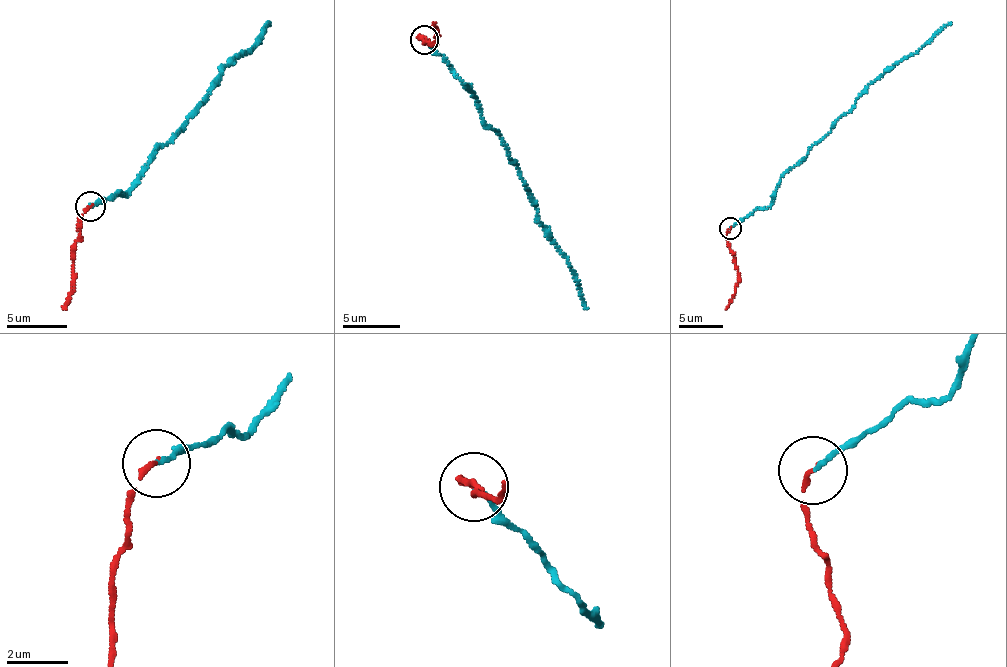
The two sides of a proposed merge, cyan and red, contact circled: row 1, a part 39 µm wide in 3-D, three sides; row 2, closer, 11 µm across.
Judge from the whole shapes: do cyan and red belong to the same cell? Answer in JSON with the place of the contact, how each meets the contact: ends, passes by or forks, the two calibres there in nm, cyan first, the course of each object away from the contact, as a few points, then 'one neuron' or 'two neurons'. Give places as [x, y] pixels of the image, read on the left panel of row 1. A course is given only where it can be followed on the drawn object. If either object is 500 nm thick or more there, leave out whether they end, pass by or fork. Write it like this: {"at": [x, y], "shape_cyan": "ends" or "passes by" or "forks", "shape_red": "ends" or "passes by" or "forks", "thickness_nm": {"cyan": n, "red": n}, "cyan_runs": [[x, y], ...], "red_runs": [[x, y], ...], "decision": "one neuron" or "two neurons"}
{"at": [90, 206], "shape_cyan": "ends", "shape_red": "ends", "thickness_nm": {"cyan": 130, "red": 160}, "cyan_runs": [[89, 207], [127, 191], [160, 147], [206, 99], [212, 83], [246, 55], [270, 22]], "red_runs": [[89, 207], [82, 215], [73, 262], [73, 282], [63, 309]], "decision": "two neurons"}

